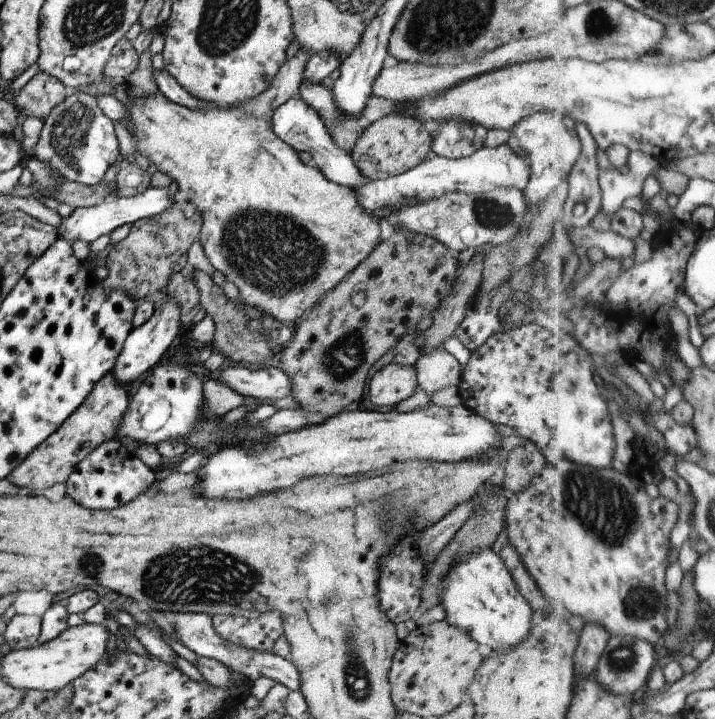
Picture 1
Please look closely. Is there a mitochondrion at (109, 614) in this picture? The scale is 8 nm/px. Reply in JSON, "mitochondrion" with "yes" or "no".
{"mitochondrion":"no"}

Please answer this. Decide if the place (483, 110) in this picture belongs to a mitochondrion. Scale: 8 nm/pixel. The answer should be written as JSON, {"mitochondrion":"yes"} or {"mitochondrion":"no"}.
{"mitochondrion":"no"}

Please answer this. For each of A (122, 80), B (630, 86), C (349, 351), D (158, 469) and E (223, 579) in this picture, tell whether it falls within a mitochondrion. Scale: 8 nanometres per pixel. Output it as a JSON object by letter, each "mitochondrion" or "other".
{"A":"other","B":"other","C":"mitochondrion","D":"other","E":"mitochondrion"}

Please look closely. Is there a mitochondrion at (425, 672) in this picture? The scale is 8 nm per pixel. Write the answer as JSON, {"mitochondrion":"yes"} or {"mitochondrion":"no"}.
{"mitochondrion":"no"}

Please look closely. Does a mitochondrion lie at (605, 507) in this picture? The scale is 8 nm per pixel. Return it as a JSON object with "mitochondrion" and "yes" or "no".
{"mitochondrion":"yes"}

